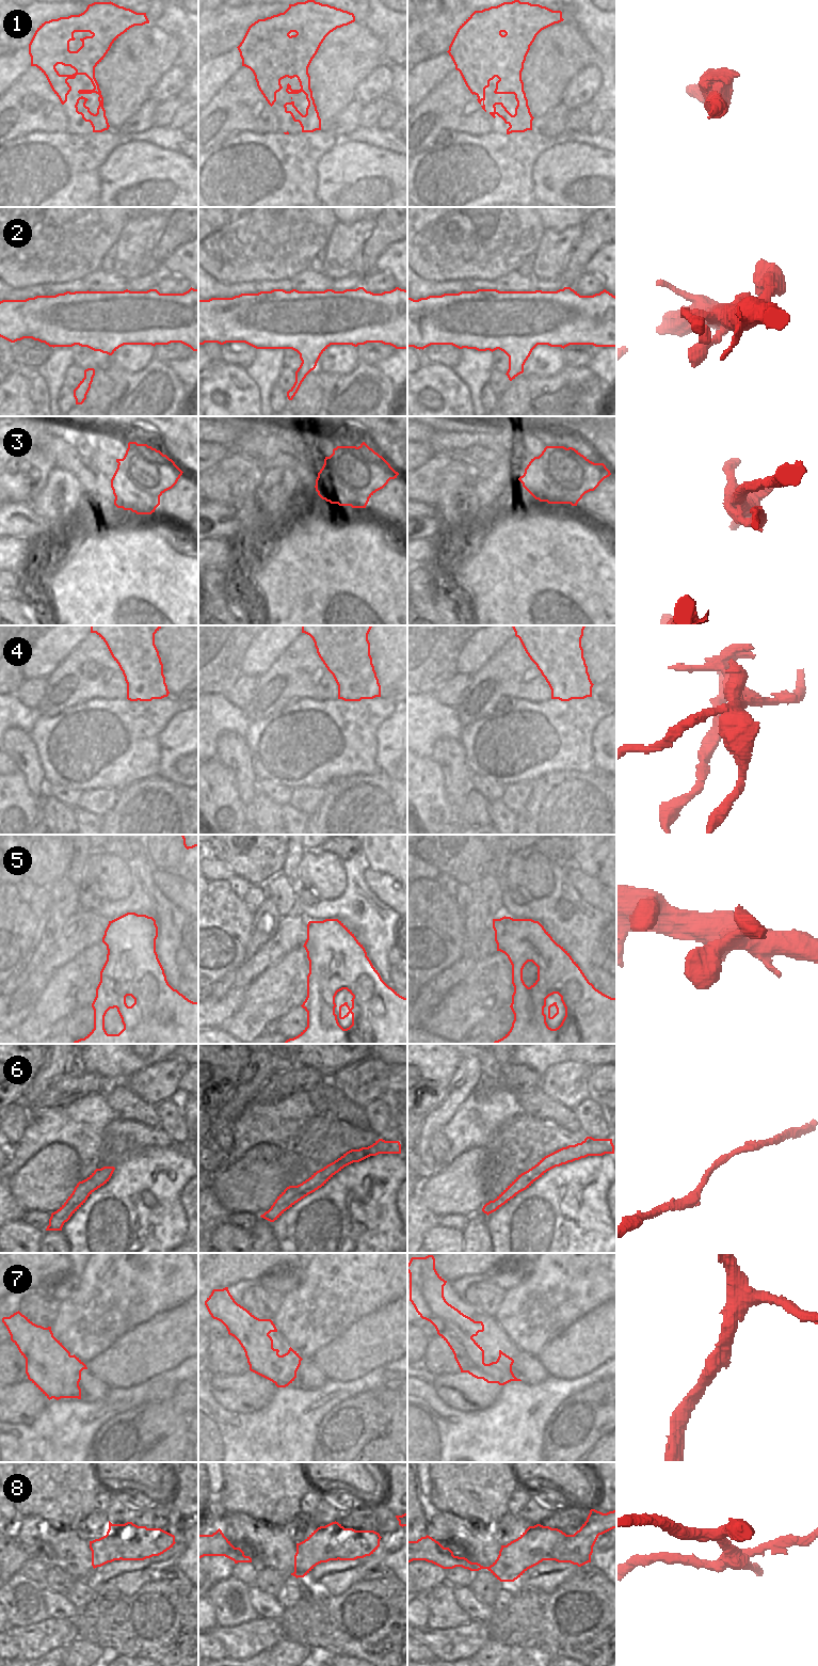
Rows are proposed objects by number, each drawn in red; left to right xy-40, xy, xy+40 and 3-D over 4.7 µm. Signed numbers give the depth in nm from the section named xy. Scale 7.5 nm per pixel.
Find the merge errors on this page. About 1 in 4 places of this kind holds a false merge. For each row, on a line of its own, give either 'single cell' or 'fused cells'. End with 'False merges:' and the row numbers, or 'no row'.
1: single cell
2: single cell
3: fused cells
4: fused cells
5: single cell
6: single cell
7: single cell
8: fused cells
False merges: 3, 4, 8

